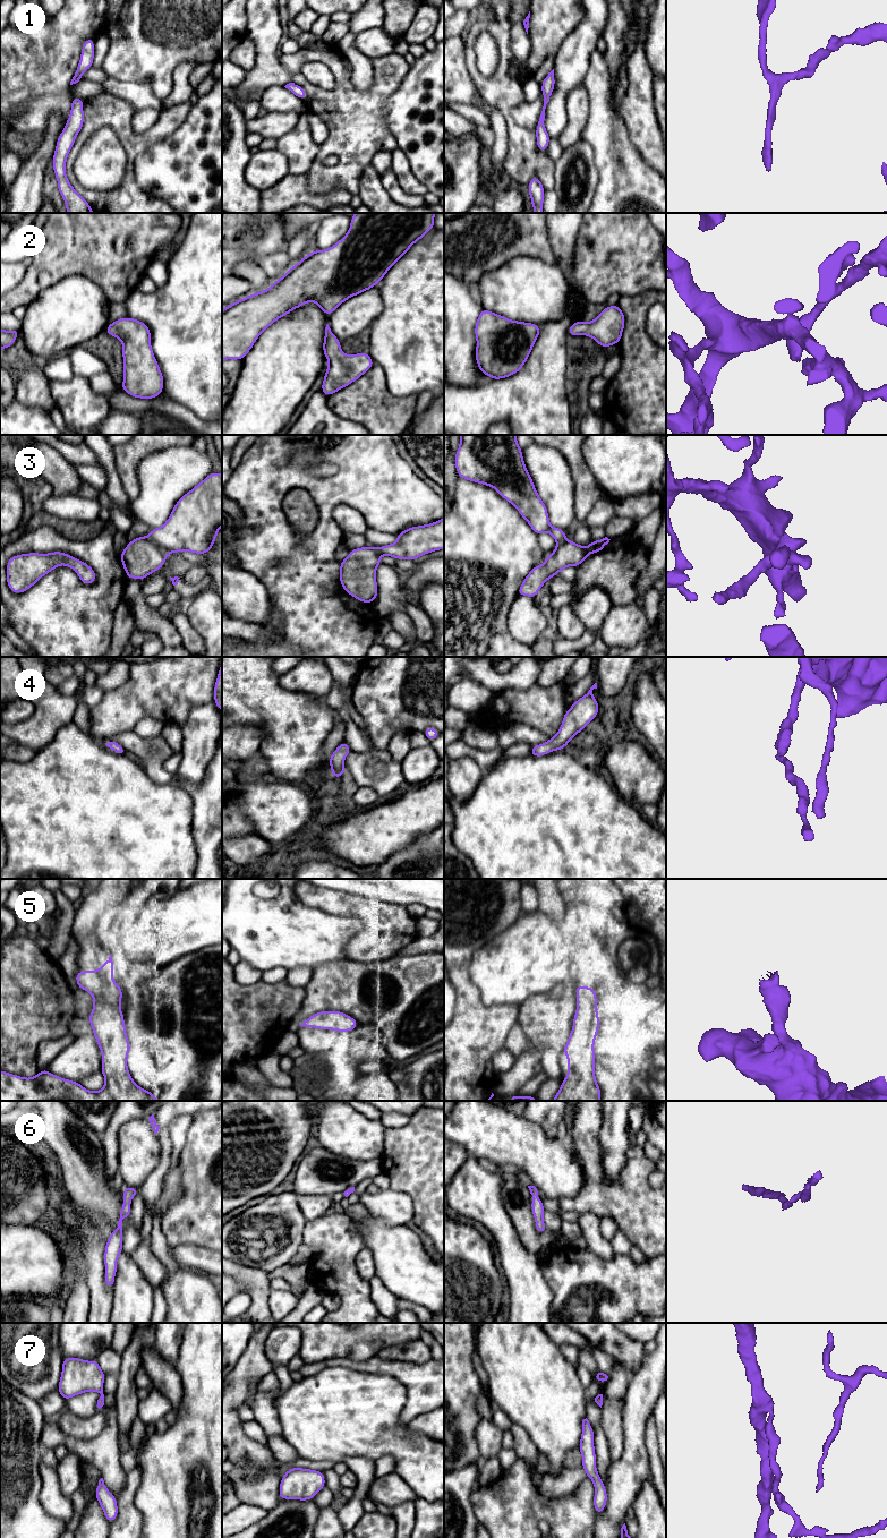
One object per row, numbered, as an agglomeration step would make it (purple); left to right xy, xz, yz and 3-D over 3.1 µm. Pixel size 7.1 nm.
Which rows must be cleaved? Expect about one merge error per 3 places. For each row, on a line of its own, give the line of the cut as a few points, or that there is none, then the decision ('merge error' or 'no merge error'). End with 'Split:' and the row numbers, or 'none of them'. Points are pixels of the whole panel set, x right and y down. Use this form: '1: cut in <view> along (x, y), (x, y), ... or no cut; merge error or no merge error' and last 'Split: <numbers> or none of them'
1: no cut; no merge error
2: no cut; no merge error
3: cut in xy along (147, 537), (164, 552); merge error
4: no cut; no merge error
5: no cut; no merge error
6: no cut; no merge error
7: cut in xy along (102, 1386), (95, 1391); merge error
Split: 3, 7

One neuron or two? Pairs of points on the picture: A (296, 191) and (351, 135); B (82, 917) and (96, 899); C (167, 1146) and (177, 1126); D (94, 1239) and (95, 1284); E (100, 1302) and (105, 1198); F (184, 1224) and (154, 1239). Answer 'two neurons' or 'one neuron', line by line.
A: two neurons
B: one neuron
C: two neurons
D: one neuron
E: two neurons
F: two neurons

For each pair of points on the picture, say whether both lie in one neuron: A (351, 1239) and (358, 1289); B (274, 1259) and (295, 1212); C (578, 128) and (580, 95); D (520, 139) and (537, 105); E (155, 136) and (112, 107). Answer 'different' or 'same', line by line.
A: same
B: same
C: same
D: different
E: same

